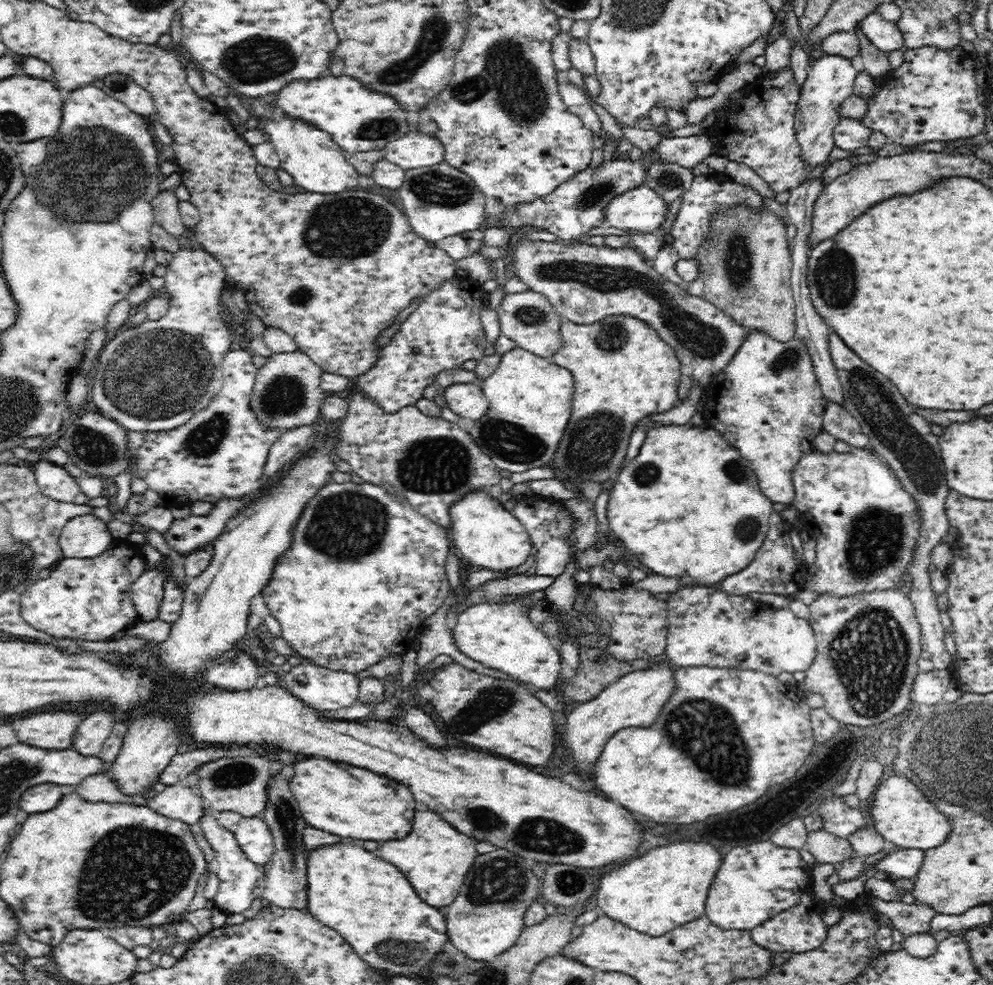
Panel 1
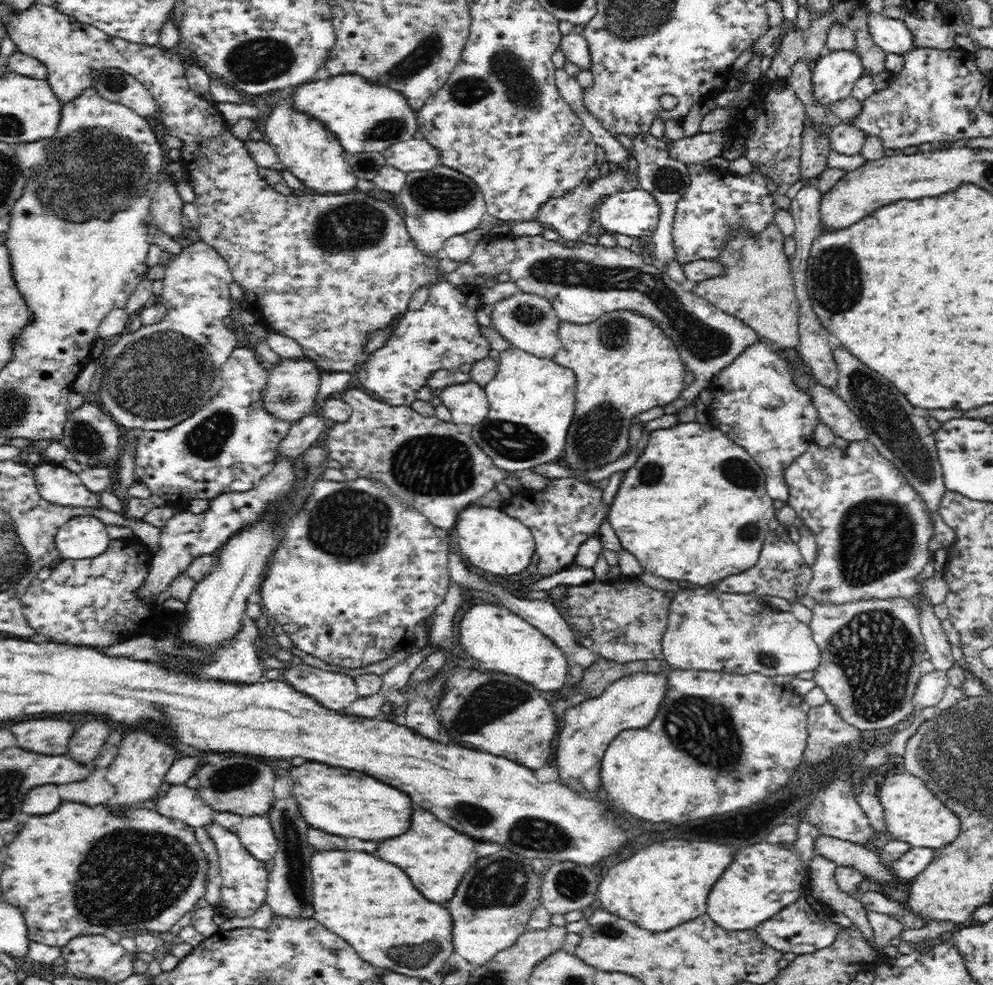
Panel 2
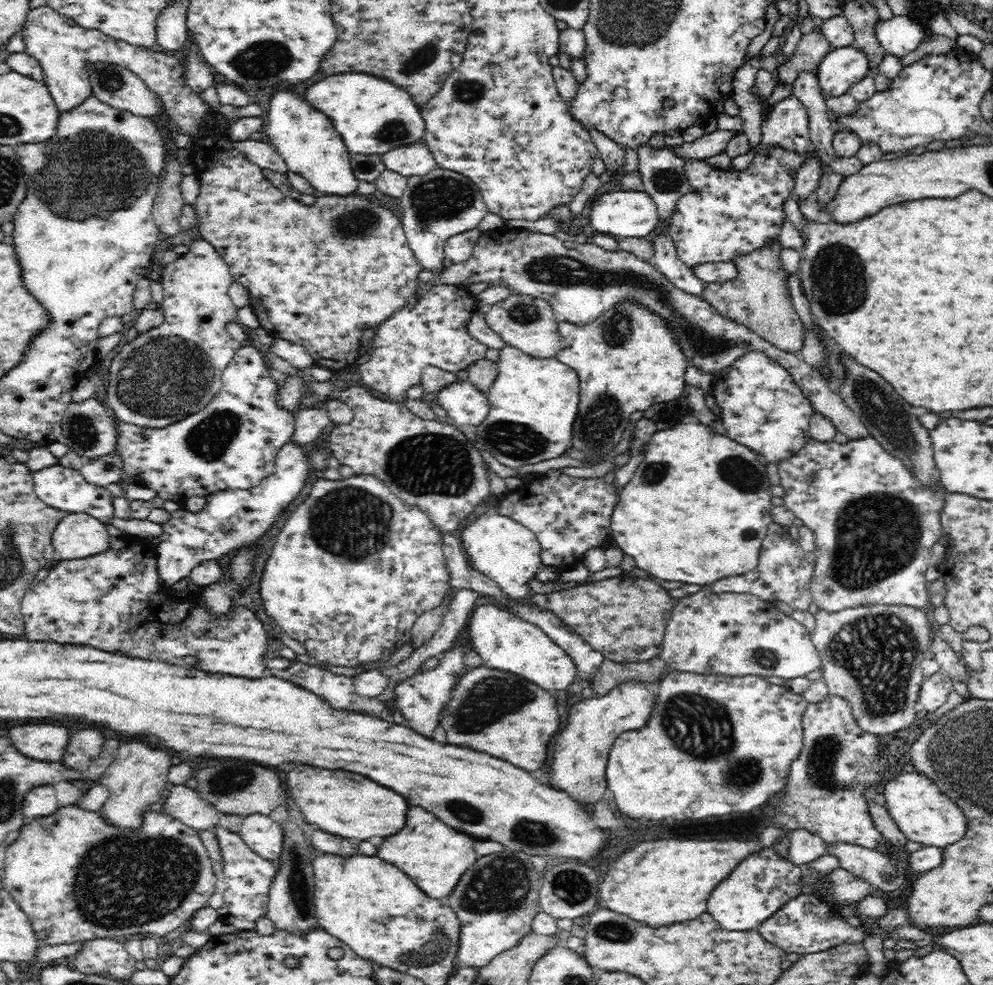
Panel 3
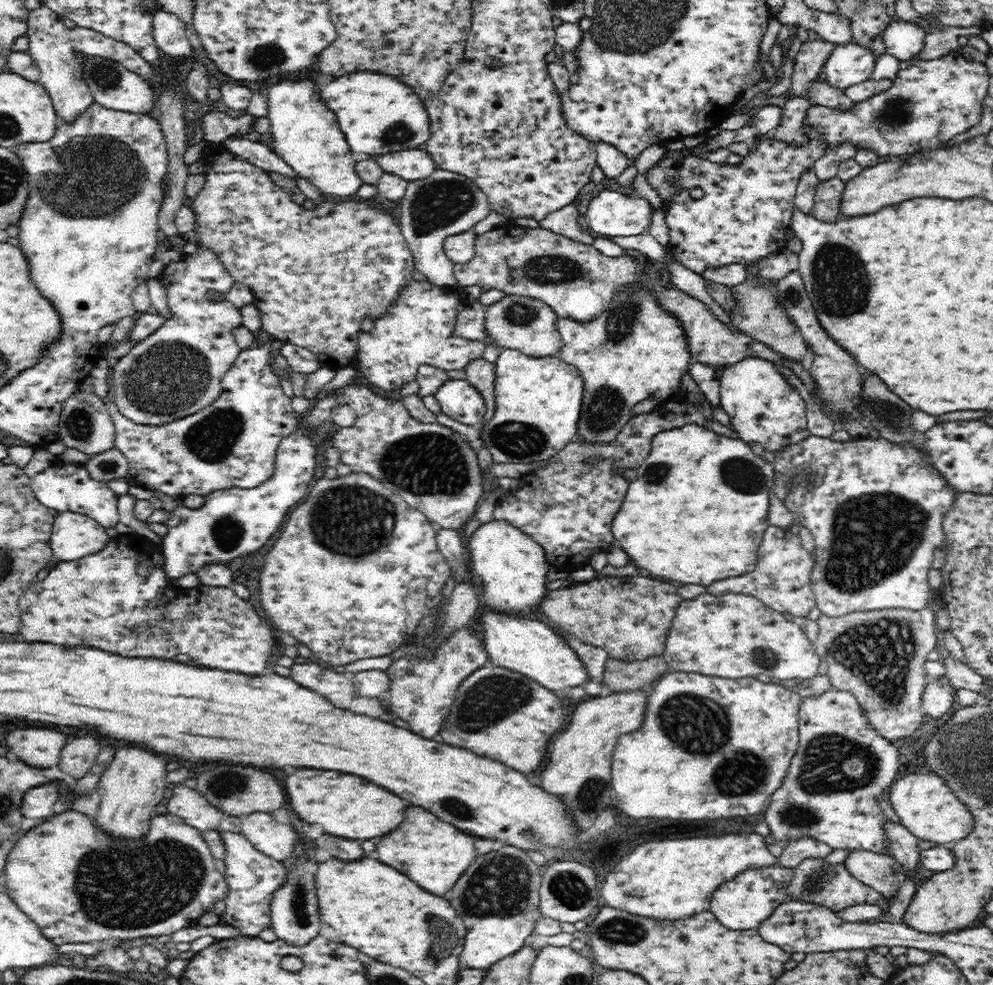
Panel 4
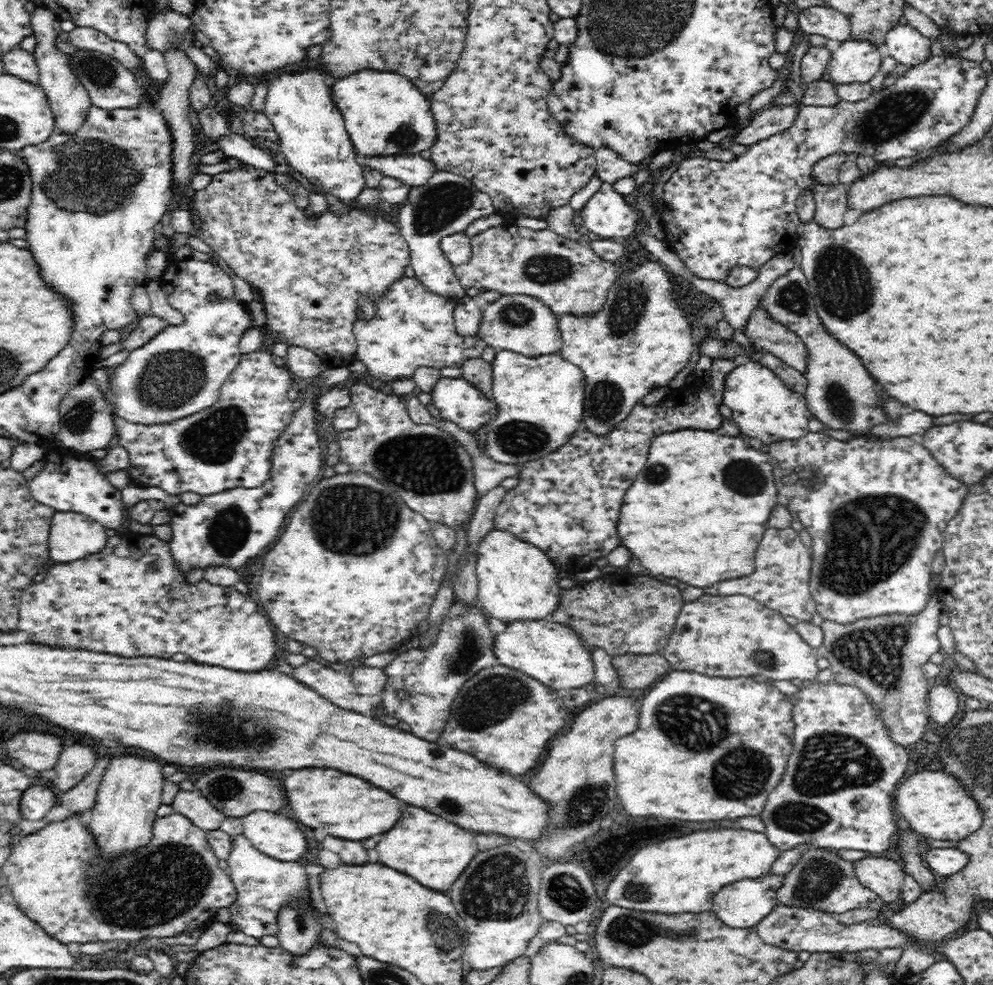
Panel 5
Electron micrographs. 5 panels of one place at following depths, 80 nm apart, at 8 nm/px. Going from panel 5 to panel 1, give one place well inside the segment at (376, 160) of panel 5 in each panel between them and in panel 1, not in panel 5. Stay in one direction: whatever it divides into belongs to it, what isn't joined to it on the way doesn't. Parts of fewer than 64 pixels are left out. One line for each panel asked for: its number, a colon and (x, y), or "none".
1: (415, 150)
2: (413, 155)
3: (408, 160)
4: (411, 165)

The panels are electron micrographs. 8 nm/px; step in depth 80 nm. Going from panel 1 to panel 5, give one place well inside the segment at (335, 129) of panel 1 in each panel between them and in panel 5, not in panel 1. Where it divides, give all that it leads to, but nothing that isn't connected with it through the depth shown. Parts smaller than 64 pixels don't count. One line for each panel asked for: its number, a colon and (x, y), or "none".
2: (364, 118)
3: (382, 117)
4: (392, 117)
5: (385, 114)

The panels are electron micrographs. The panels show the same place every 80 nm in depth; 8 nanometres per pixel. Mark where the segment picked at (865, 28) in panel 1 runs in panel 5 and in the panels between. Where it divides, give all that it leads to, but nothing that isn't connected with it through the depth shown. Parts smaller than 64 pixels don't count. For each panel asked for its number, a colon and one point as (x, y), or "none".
2: (892, 35)
3: (899, 36)
4: (903, 39)
5: (904, 43)

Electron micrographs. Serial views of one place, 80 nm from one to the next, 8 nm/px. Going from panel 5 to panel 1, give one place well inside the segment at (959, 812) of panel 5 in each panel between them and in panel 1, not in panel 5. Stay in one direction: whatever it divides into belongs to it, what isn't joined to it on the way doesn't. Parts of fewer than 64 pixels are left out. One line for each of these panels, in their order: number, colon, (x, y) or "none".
1: (902, 816)
2: (911, 813)
3: (920, 812)
4: (929, 809)

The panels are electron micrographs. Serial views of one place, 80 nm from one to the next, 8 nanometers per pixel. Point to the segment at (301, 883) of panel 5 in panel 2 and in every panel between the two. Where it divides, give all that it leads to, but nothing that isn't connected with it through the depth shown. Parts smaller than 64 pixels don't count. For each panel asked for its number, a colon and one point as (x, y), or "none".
2: (244, 890)
3: (248, 876)
4: (252, 877)

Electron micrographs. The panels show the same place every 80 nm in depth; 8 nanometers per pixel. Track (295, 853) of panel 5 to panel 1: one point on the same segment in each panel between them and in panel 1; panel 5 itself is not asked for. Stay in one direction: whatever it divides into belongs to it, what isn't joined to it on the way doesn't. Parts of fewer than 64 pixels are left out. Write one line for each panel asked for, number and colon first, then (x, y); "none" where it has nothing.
1: (253, 836)
2: (255, 832)
3: (260, 833)
4: (268, 836)

